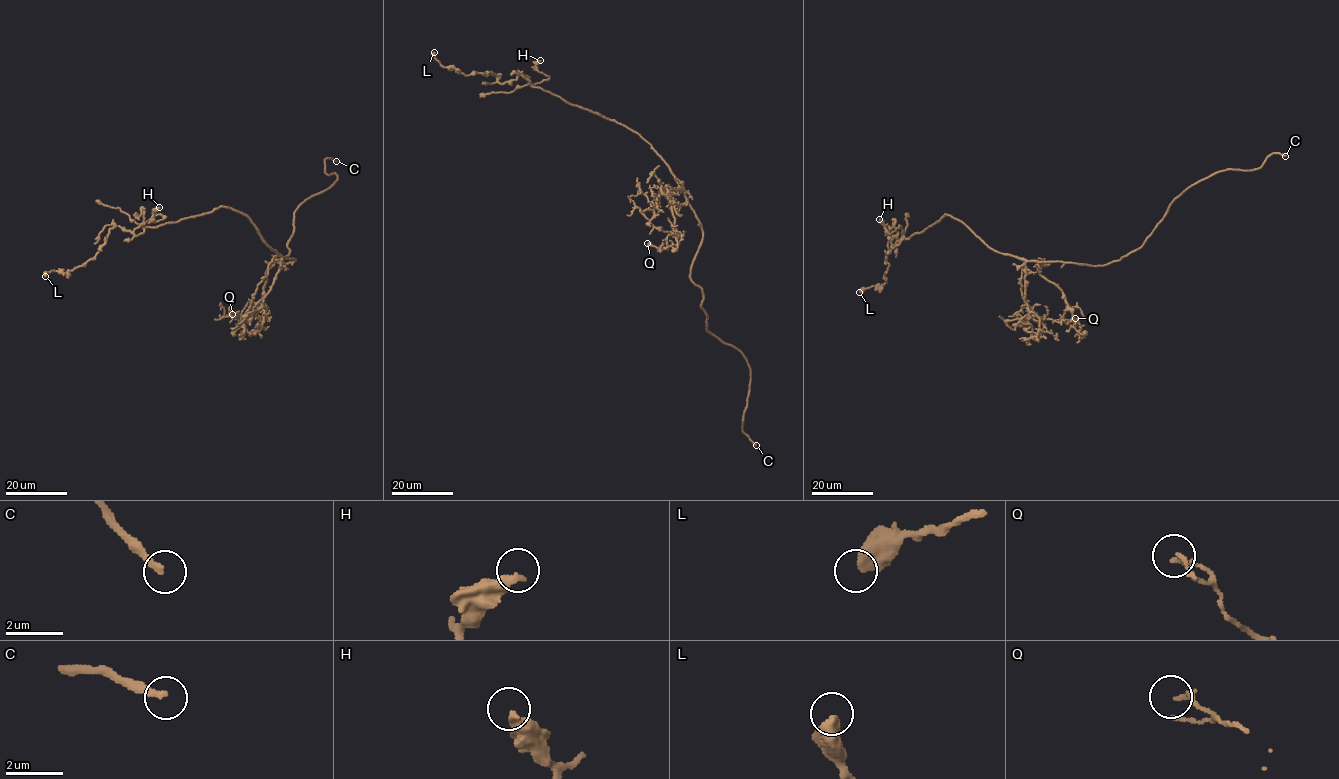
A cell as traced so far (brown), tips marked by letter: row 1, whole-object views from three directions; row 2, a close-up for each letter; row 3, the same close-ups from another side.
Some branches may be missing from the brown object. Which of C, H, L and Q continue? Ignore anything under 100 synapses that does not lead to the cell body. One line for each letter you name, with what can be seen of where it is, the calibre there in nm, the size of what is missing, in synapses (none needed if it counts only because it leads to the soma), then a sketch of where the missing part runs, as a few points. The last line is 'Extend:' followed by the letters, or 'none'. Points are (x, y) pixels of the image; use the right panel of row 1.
C: place (1285, 156); calibre 220 nm
Extend: C

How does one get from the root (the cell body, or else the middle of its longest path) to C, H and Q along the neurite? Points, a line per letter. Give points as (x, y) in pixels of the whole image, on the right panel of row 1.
C: (1013, 255), (1107, 264), (1138, 249), (1171, 202), (1197, 182), (1229, 169), (1257, 169), (1274, 153), (1285, 156)
H: (1013, 255), (994, 250), (948, 214), (922, 232), (906, 238), (900, 226), (889, 233), (879, 219)
Q: (1013, 255), (1037, 260), (1038, 271), (1061, 291), (1074, 328), (1082, 334), (1075, 318)

